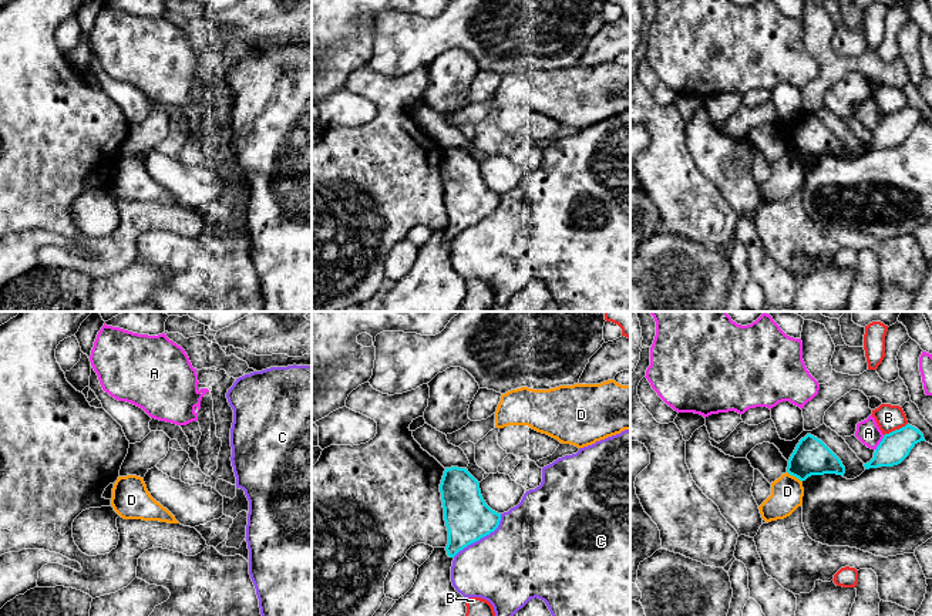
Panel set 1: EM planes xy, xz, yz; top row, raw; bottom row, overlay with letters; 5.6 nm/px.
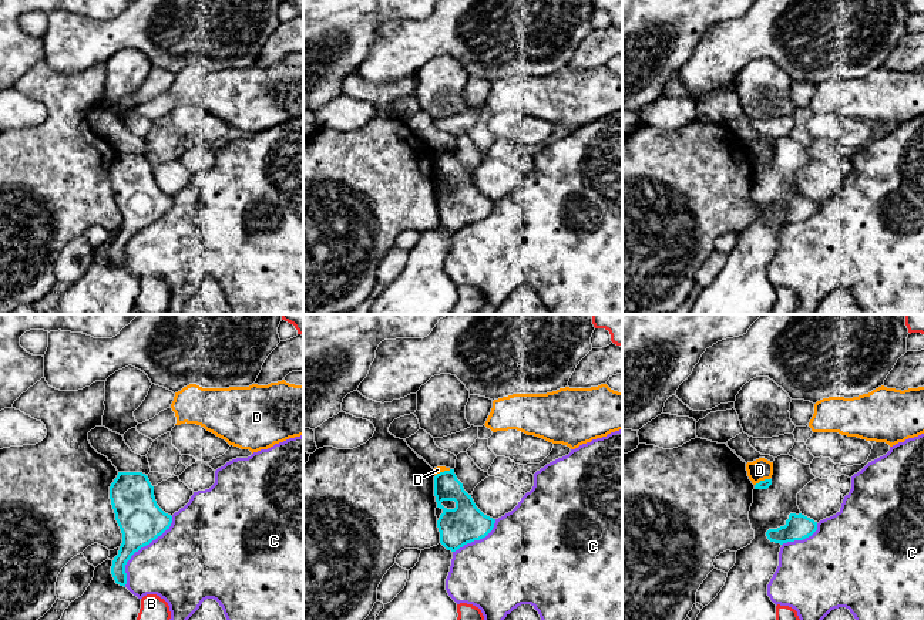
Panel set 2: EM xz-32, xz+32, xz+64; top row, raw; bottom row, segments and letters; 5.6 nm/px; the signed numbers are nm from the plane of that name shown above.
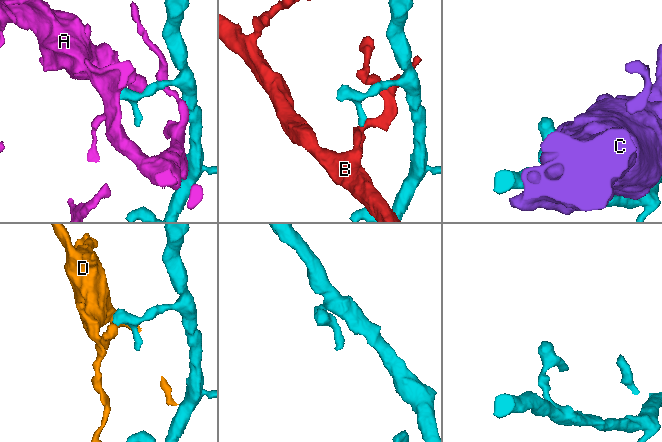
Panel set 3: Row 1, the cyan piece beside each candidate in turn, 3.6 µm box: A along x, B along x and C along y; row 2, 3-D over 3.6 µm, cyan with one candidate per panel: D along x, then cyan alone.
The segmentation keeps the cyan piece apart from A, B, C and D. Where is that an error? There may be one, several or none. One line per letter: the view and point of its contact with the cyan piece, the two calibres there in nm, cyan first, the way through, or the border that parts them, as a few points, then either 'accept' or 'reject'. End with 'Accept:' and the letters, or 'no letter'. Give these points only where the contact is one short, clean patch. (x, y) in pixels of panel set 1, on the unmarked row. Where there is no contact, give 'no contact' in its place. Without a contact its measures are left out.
A: contact yz (880, 124); calibres 170 and 140 nm; reject
B: contact yz (895, 111); calibres 170 and 150 nm; reject
C: contact xz (481, 218); calibres 260 and 440 nm; reject
D: contact yz (794, 157); calibres 200 and 180 nm; border yz (787, 152), (801, 162); reject
Accept: no letter

